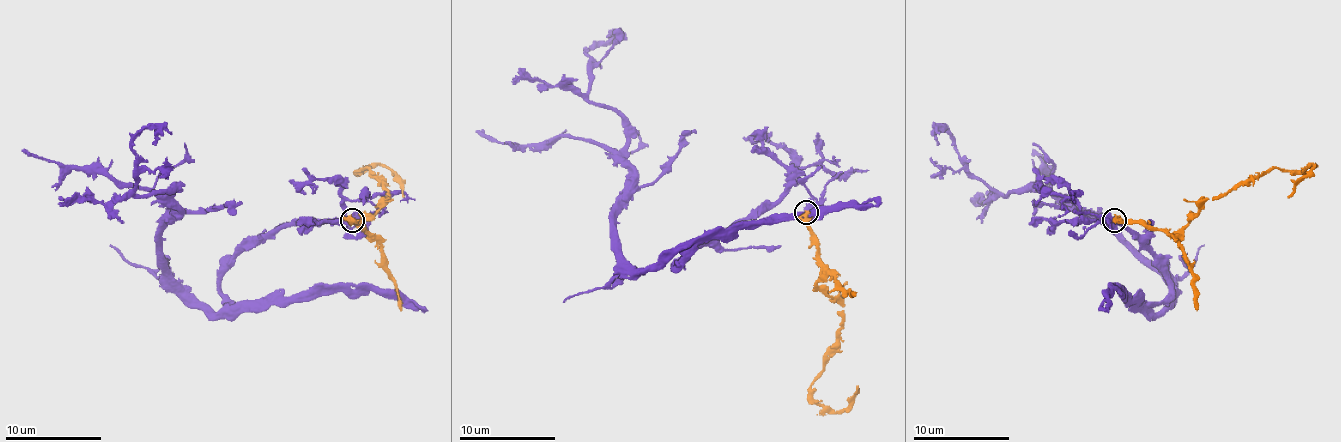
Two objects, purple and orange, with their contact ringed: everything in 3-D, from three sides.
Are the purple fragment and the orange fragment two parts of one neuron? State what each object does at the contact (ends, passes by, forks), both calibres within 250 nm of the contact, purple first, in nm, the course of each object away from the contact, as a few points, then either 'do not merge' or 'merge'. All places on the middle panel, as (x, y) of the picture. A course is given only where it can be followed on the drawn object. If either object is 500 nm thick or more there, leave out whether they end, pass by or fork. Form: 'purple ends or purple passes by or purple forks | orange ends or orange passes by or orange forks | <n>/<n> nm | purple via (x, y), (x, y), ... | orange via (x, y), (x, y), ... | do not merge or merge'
550/480 nm | purple via (805, 210), (798, 181), (674, 268), (681, 253), (635, 270), (626, 122), (587, 98), (585, 54), (609, 35) | orange via (805, 213), (820, 256), (817, 287), (841, 306), (837, 349), (810, 387), (810, 397), (839, 411), (858, 385) | merge

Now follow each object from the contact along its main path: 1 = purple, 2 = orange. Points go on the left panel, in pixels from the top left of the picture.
1: (351, 220), (253, 241), (208, 313), (167, 272), (172, 191), (133, 191), (133, 138), (155, 129), (155, 145)
2: (351, 220), (366, 232), (363, 222), (387, 198), (383, 184), (366, 167), (356, 169), (385, 165), (404, 198)

